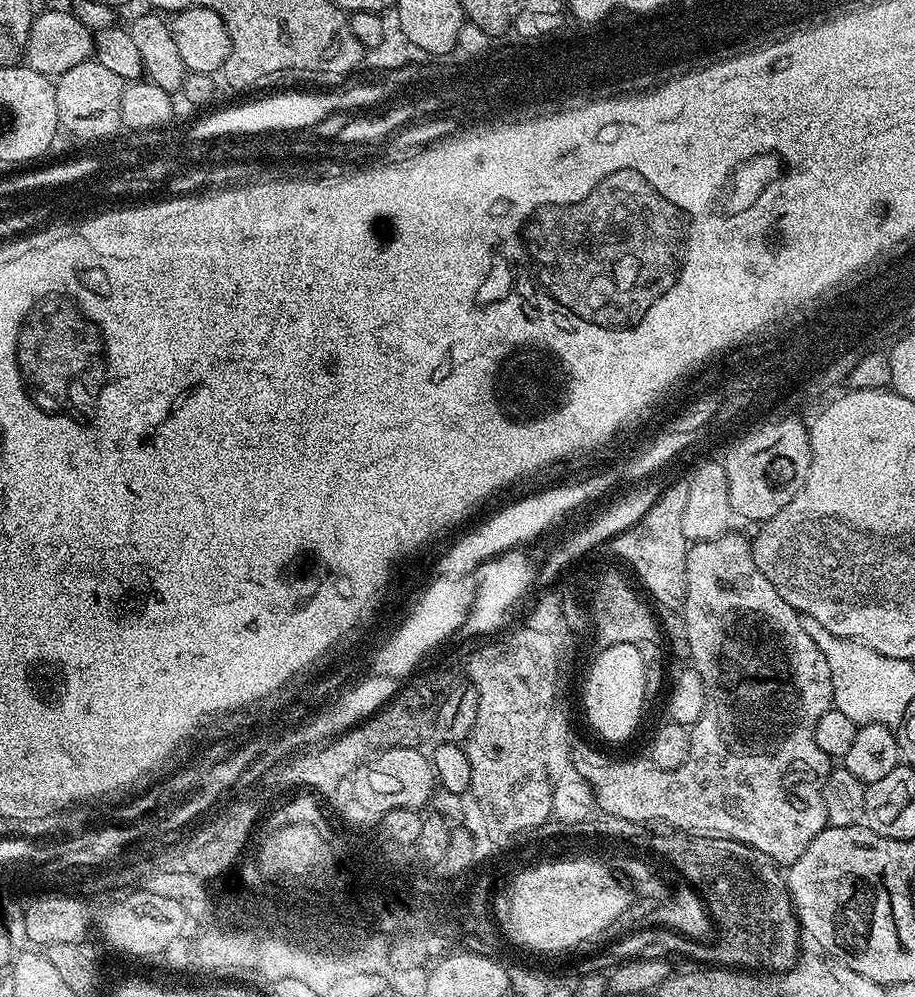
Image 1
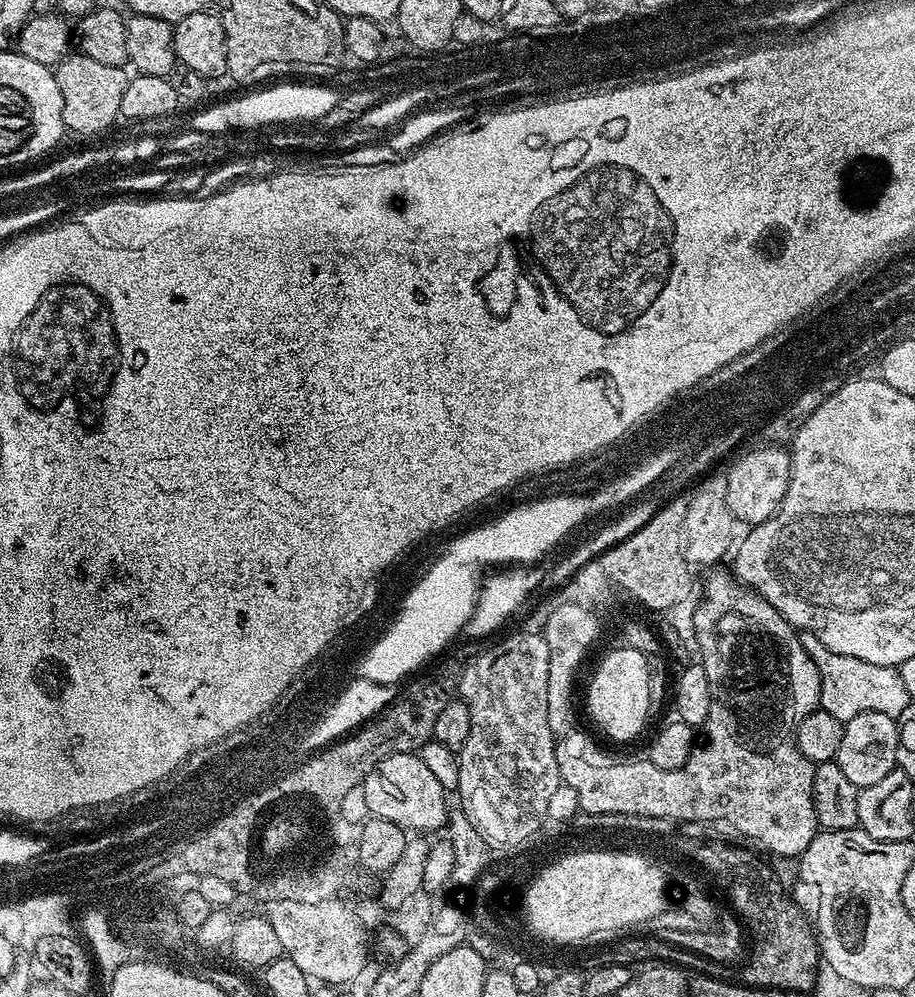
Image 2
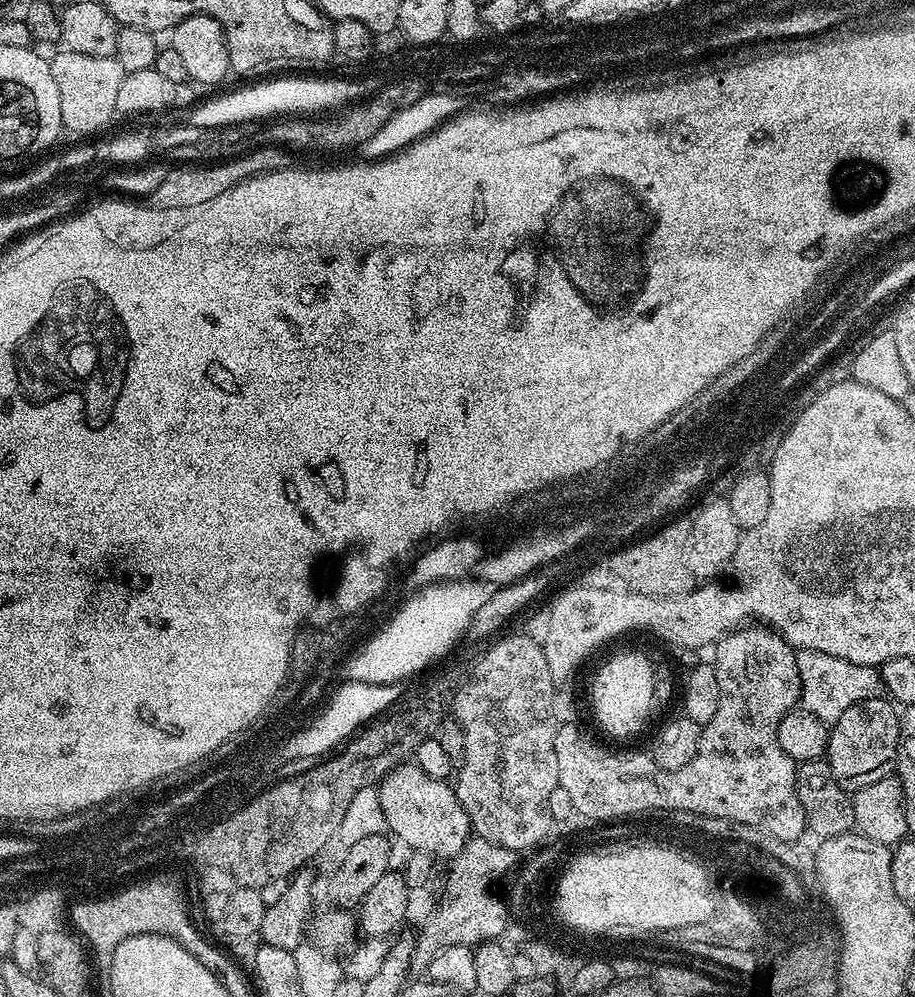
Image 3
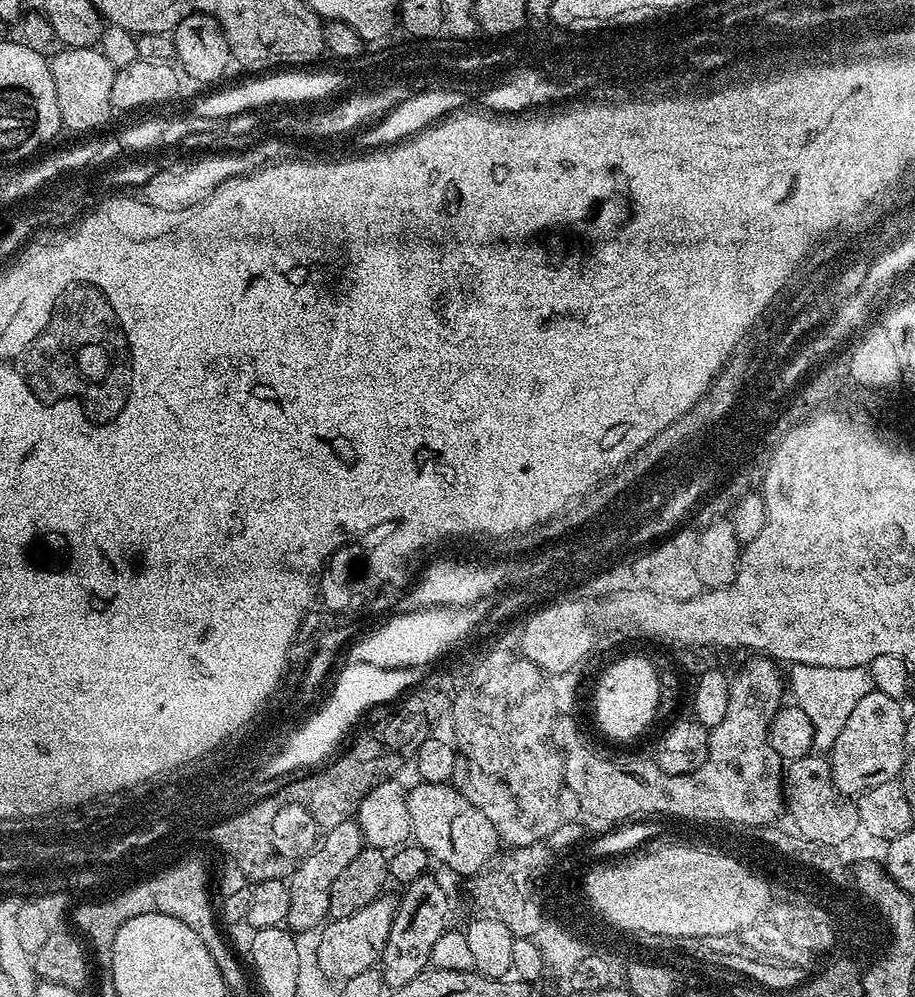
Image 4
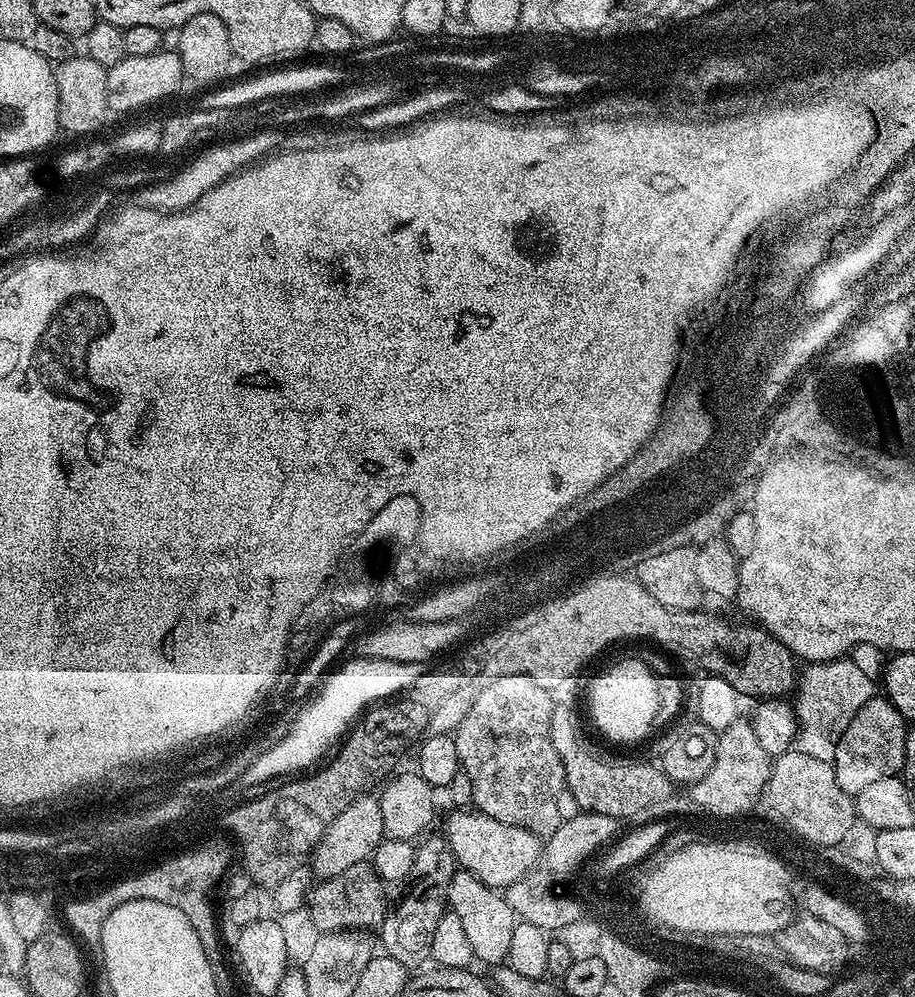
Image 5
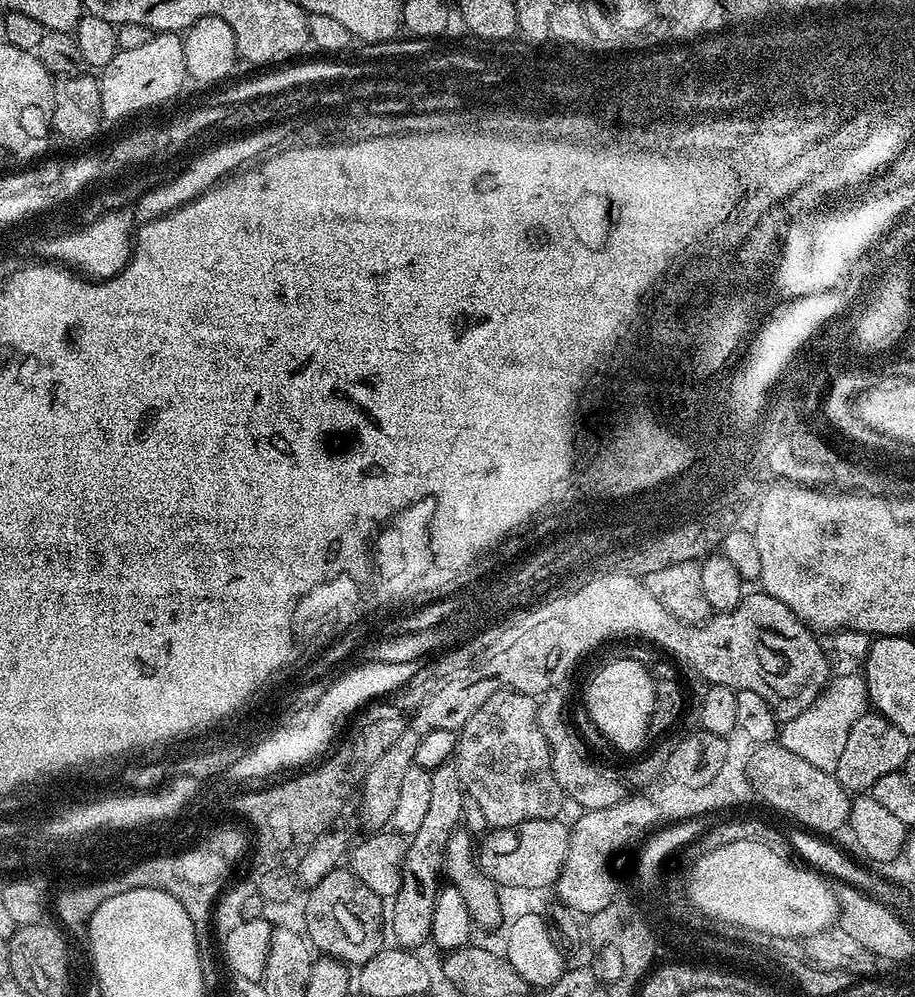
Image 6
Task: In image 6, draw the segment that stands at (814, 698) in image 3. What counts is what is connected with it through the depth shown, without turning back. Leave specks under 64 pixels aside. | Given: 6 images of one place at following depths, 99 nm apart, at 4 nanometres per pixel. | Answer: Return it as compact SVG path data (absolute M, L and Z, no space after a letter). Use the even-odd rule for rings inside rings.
M859 671L848 672L845 676L833 675L820 697L806 706L798 718L783 721L778 732L778 743L790 750L790 754L798 754L798 758L810 762L810 766L835 773L846 738L850 738L850 730L854 730L854 722L858 722L858 718L862 718L869 708L868 687Z

